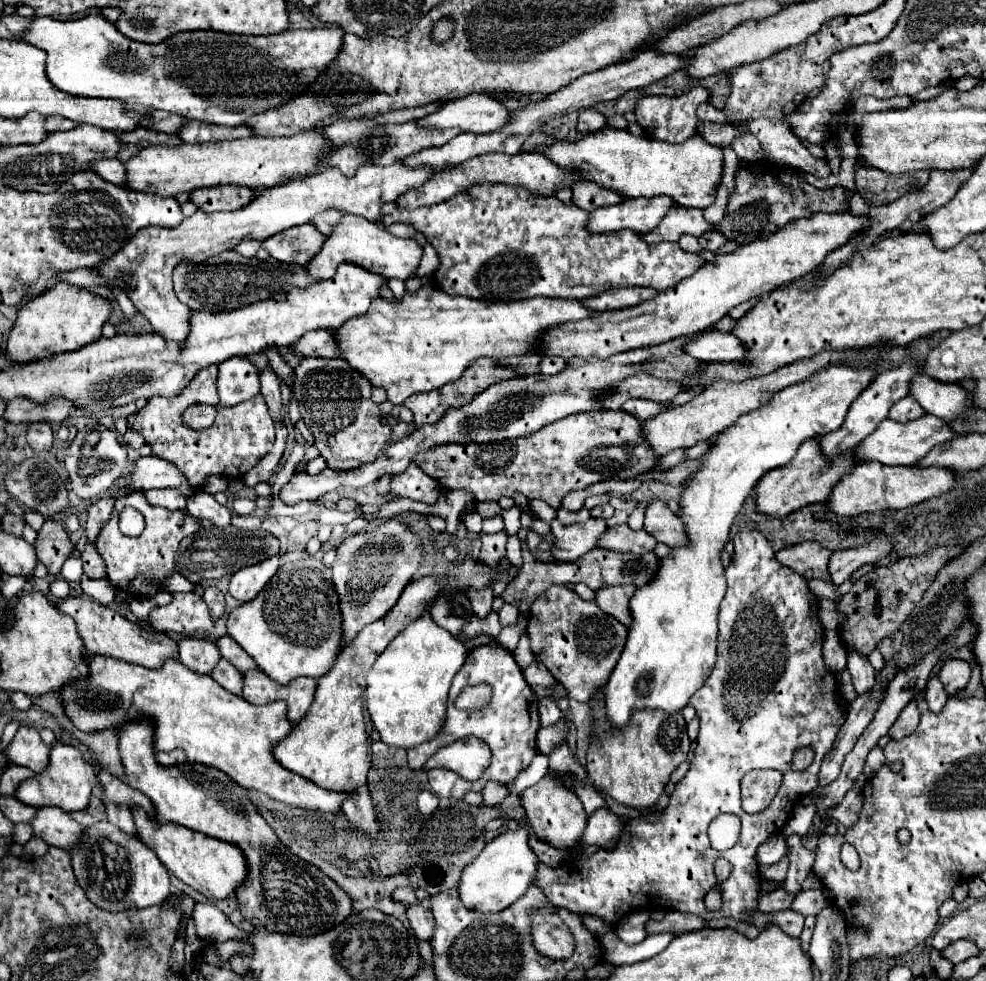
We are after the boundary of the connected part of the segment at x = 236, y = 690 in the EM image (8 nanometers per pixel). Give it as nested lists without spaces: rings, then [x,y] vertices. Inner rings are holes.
[[[221,659],[215,669],[211,671],[211,677],[225,687],[229,693],[233,695],[241,695],[243,693],[243,673],[239,673],[235,669],[235,665],[231,665],[227,659]]]

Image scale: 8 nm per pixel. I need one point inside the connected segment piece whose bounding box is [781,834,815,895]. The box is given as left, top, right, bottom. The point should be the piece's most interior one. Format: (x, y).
(801, 860)

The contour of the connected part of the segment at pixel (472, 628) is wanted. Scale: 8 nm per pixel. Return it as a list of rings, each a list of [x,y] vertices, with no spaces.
[[[493,611],[493,615],[489,615],[487,619],[477,619],[477,617],[471,617],[471,623],[467,625],[465,633],[463,633],[463,641],[469,641],[471,637],[479,635],[479,633],[487,633],[491,637],[497,637],[501,633],[503,625],[499,623],[499,617],[497,613]]]

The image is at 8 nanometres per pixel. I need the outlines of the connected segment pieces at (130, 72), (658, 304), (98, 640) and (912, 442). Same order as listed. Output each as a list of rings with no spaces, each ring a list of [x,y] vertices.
[[[91,13],[73,21],[35,17],[29,31],[23,35],[27,43],[47,51],[47,77],[65,93],[121,99],[147,109],[165,109],[187,119],[227,127],[245,125],[247,119],[261,115],[267,109],[281,107],[301,93],[301,87],[317,81],[317,77],[321,77],[337,59],[339,49],[343,47],[343,37],[345,31],[339,25],[329,25],[321,29],[287,29],[279,35],[267,37],[233,35],[221,31],[185,31],[167,37],[163,43],[139,43],[121,35],[115,23],[99,13]]]
[[[851,211],[813,213],[811,217],[789,221],[783,229],[741,245],[733,253],[717,255],[715,261],[703,267],[703,271],[679,281],[675,289],[659,293],[651,301],[643,301],[645,305],[637,305],[627,311],[603,311],[591,321],[575,321],[571,325],[563,325],[563,329],[555,329],[555,333],[547,333],[547,355],[559,355],[563,359],[607,359],[621,351],[653,347],[681,335],[705,331],[739,303],[813,273],[827,253],[849,243],[869,223],[869,215],[853,215]]]
[[[67,597],[61,603],[57,603],[57,609],[65,615],[73,617],[79,629],[79,635],[85,641],[87,651],[95,655],[115,657],[127,663],[137,663],[149,669],[159,669],[167,659],[179,659],[179,647],[173,637],[167,633],[149,633],[139,623],[133,623],[125,617],[121,617],[117,611],[109,609],[107,605],[101,605],[97,601],[81,599],[81,597]]]
[[[927,413],[915,421],[907,421],[907,423],[883,419],[879,423],[879,427],[865,441],[861,441],[855,447],[855,455],[861,459],[869,459],[869,461],[881,461],[885,465],[917,465],[931,449],[945,445],[955,437],[959,437],[959,433],[955,433],[947,421],[943,421],[931,413]]]

